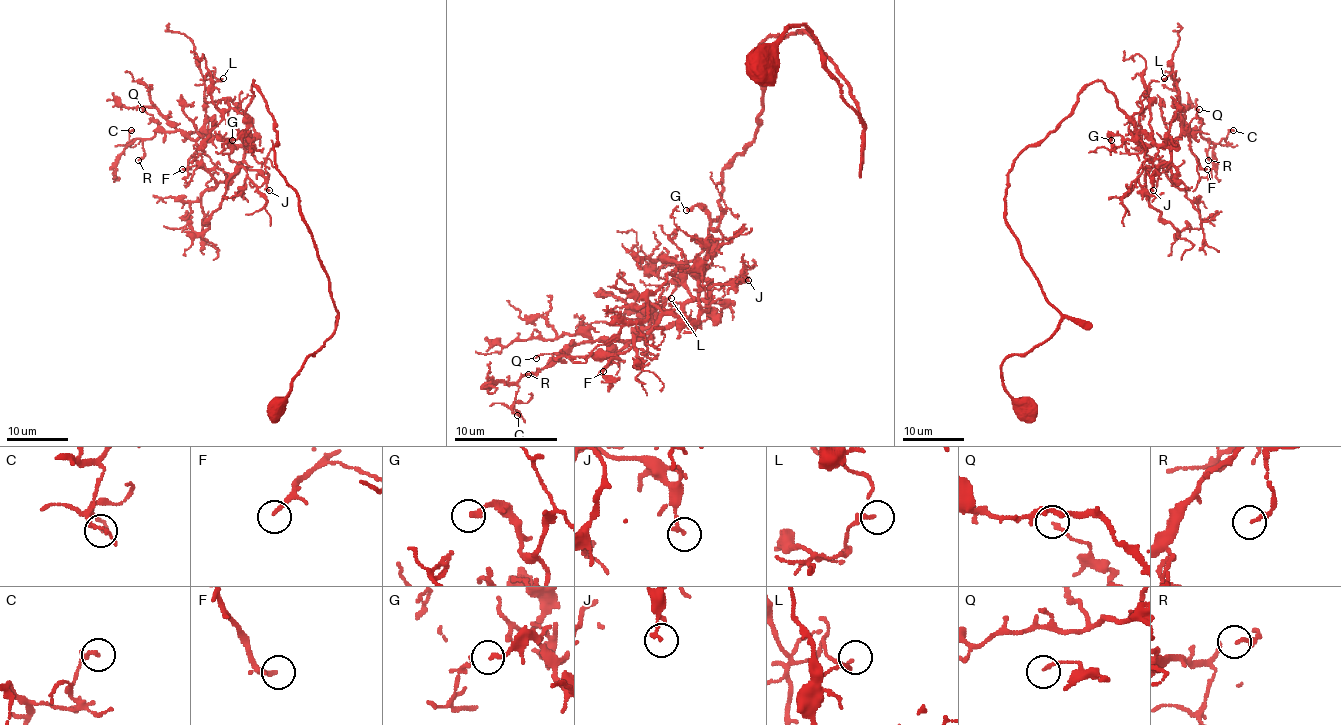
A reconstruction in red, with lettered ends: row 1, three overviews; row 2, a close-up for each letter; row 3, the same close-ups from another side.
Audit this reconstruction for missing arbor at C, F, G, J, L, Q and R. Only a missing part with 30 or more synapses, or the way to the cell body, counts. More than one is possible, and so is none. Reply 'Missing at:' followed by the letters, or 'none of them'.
Missing at: F

